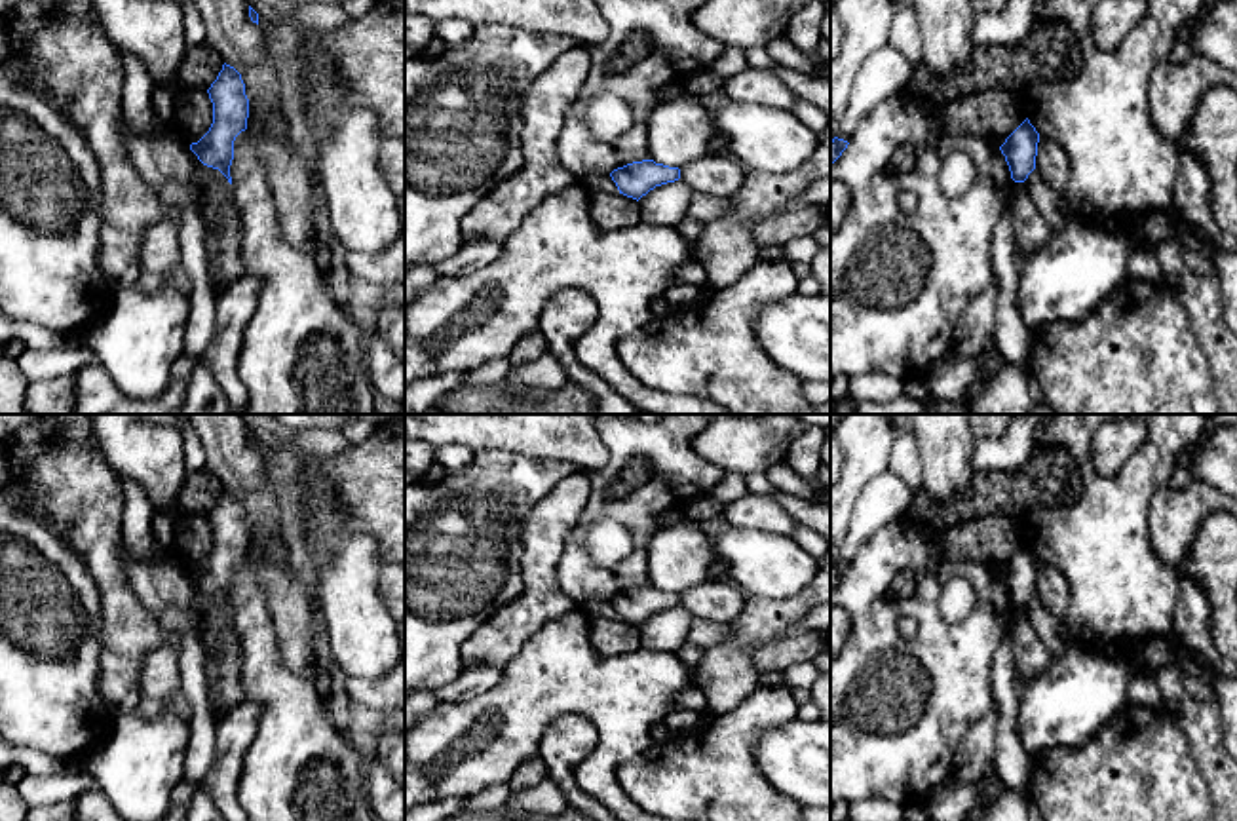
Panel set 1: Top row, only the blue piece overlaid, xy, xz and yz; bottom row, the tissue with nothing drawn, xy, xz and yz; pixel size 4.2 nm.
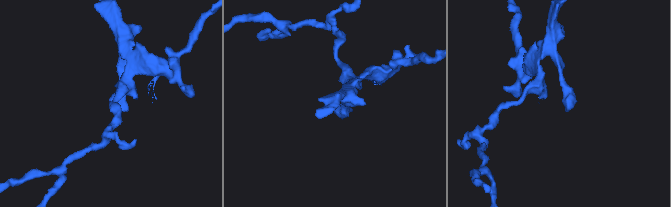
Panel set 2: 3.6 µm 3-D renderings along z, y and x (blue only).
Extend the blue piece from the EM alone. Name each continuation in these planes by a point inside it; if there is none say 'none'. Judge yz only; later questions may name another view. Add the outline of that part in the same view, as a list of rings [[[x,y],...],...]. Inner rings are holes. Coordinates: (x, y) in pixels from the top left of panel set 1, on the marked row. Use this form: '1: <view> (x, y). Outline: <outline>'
none

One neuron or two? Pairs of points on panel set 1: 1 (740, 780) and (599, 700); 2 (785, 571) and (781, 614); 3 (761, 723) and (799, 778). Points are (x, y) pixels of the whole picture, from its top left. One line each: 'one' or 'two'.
1: two
2: two
3: two

